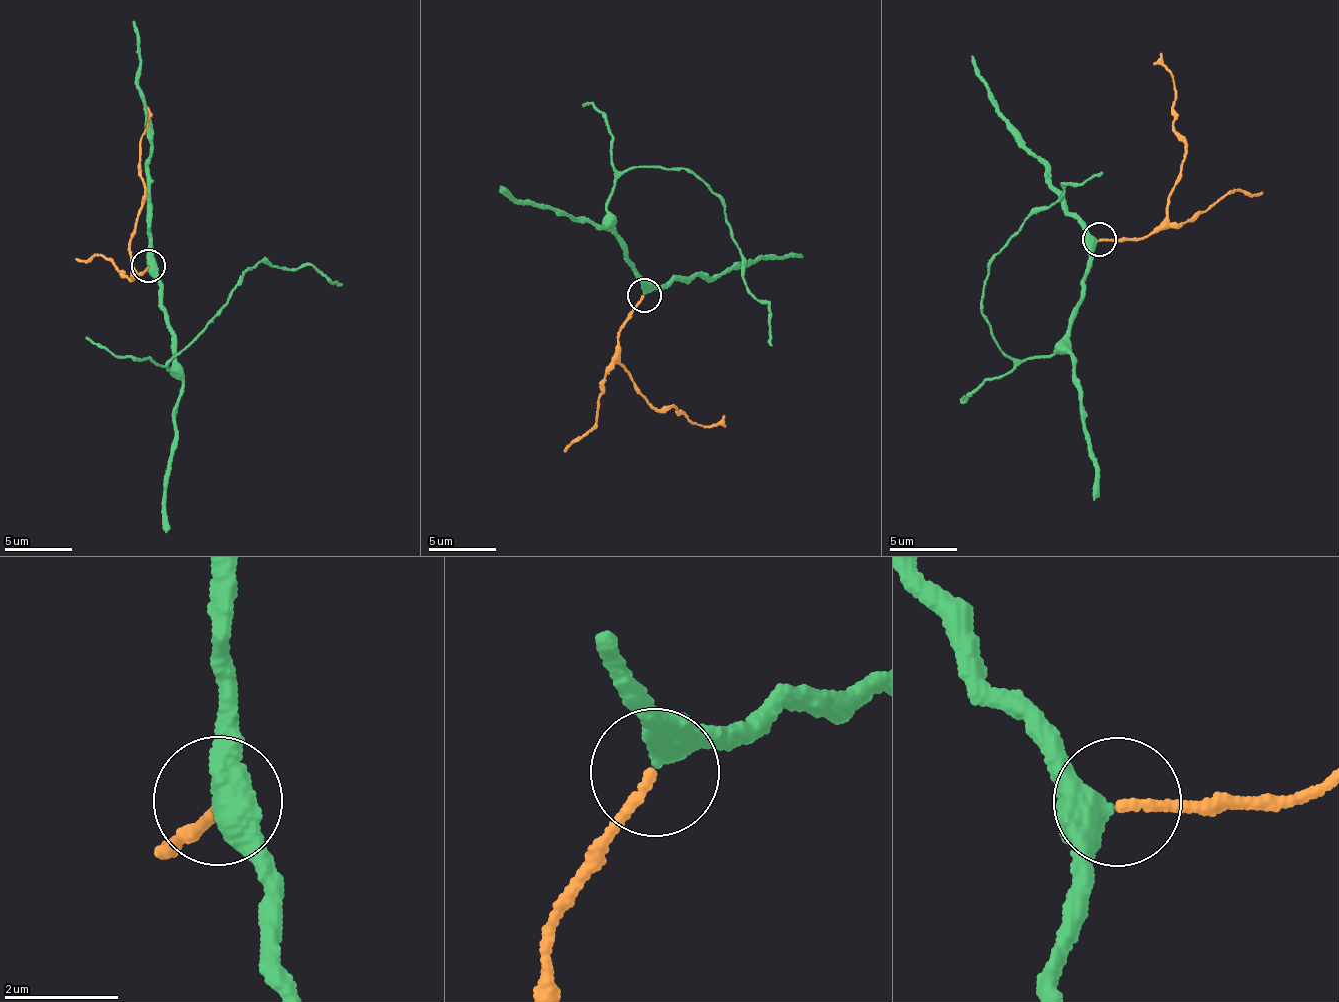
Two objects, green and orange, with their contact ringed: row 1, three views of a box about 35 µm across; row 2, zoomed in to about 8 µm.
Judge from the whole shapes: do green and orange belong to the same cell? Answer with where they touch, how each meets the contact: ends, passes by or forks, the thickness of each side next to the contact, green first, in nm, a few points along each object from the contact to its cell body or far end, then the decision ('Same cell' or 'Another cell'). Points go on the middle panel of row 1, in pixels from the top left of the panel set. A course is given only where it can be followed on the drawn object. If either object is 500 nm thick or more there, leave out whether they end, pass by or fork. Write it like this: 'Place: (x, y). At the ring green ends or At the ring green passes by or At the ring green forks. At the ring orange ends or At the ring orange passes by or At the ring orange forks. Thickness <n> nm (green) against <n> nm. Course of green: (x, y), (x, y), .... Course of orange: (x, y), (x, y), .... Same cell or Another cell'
Place: (644, 295). At the ring green passes by. At the ring orange ends. Thickness 420 nm (green) against 160 nm. Course of green: (645, 294), (611, 233), (609, 196), (643, 165), (688, 171), (720, 197), (745, 288), (766, 301), (771, 345). Course of orange: (642, 294), (621, 326), (615, 357), (632, 381), (663, 412), (673, 407), (696, 426), (724, 424). Same cell

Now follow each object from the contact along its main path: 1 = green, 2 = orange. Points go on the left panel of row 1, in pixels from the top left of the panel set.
1: (150, 265), (172, 335), (173, 361), (165, 366), (261, 261), (282, 270), (308, 265), (341, 283)
2: (147, 266), (138, 279), (132, 273), (130, 238), (147, 189), (139, 141), (150, 113), (145, 106)

